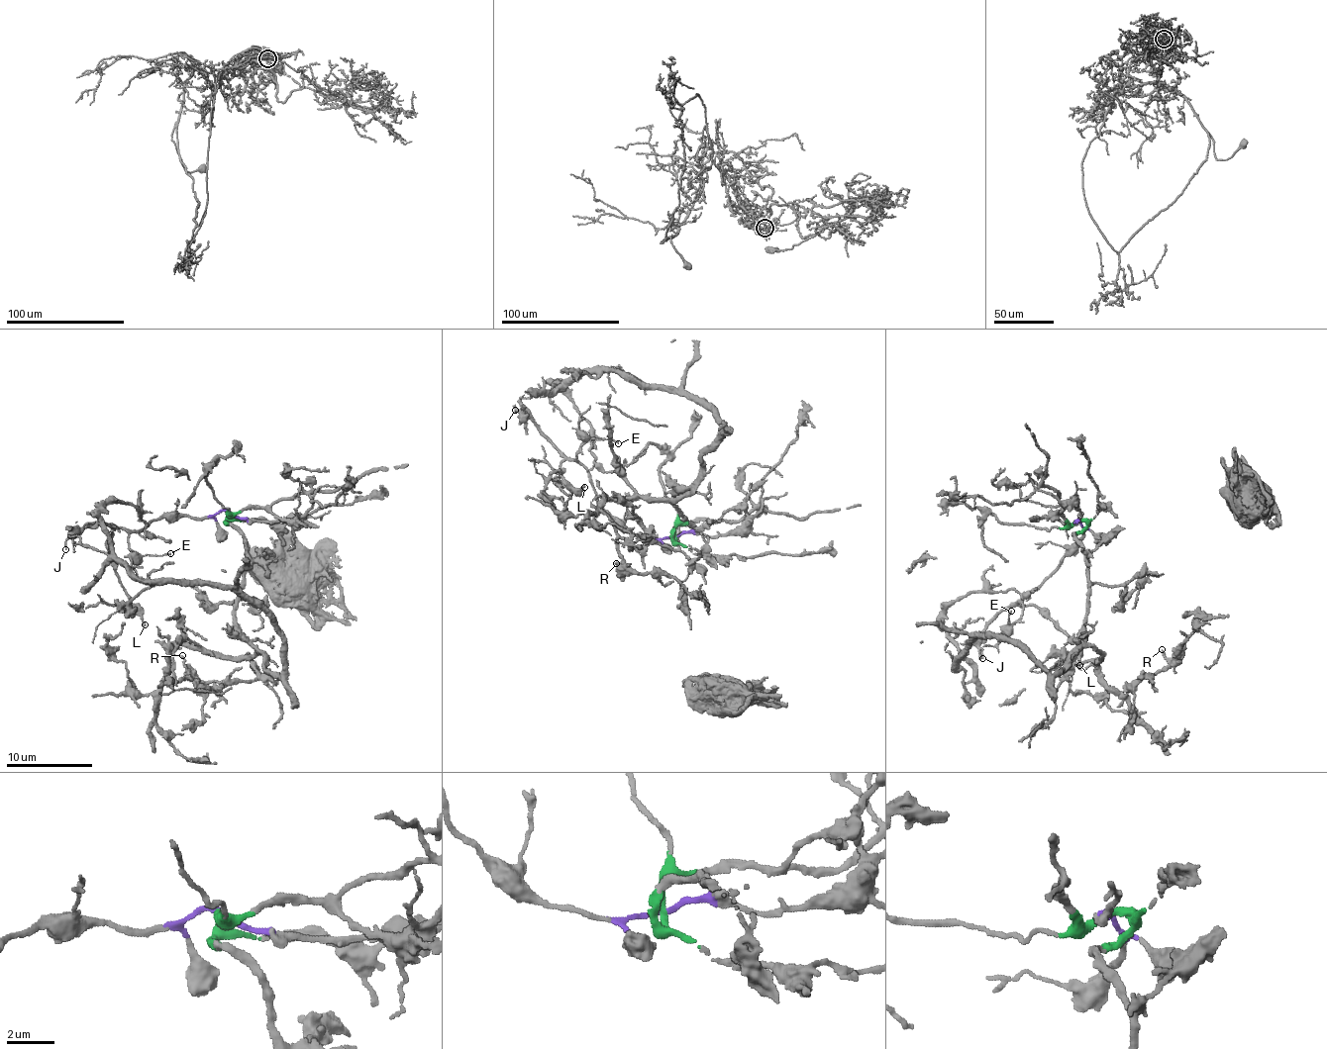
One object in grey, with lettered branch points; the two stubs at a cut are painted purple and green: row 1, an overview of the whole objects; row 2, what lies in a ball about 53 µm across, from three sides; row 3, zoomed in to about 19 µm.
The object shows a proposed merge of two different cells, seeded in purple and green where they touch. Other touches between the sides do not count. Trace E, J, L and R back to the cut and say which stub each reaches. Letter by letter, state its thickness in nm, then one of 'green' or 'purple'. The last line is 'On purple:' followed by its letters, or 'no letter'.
E: 140 nm thick; purple
J: 140 nm thick; purple
L: 170 nm thick; purple
R: 170 nm thick; green
On purple: E, J, L

